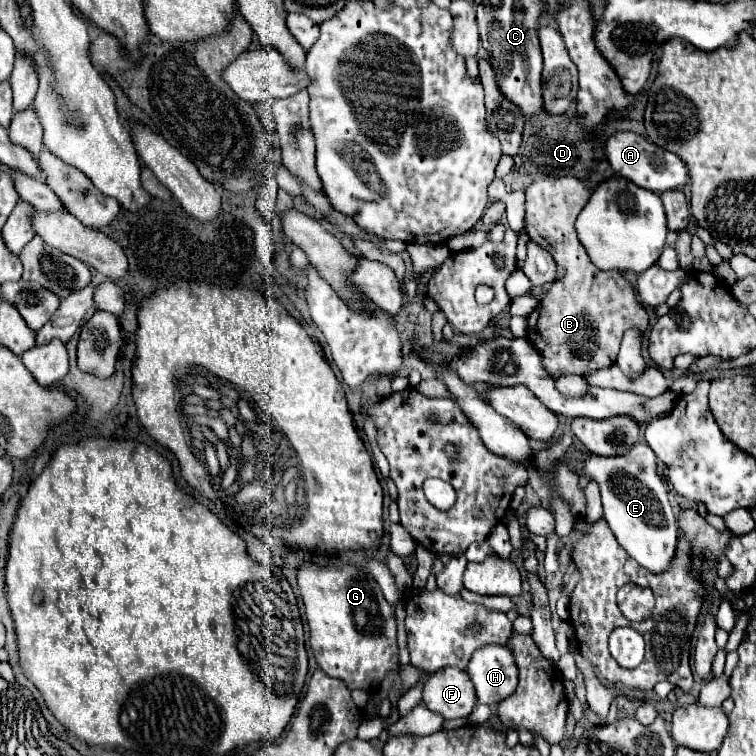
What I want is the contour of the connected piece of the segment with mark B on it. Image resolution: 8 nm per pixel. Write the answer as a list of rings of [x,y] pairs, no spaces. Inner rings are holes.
[[[558,177],[558,179],[540,179],[536,183],[530,183],[526,189],[526,233],[528,237],[538,243],[542,249],[546,249],[558,265],[566,269],[566,275],[550,285],[550,289],[542,295],[540,307],[532,313],[534,315],[534,331],[532,331],[532,315],[528,317],[528,339],[536,345],[536,349],[544,357],[544,367],[550,375],[558,377],[562,371],[576,373],[576,375],[588,375],[594,369],[608,367],[616,361],[620,341],[626,329],[638,327],[644,331],[648,327],[648,311],[646,307],[636,299],[632,283],[628,283],[620,271],[604,271],[598,269],[592,259],[588,259],[588,253],[584,251],[584,245],[580,243],[576,235],[576,217],[582,211],[584,203],[590,197],[590,191],[584,187],[582,181],[574,177]]]

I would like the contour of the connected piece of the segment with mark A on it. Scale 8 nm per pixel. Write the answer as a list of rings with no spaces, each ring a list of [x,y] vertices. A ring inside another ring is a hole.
[[[618,131],[618,133],[610,135],[606,145],[604,145],[604,153],[606,153],[610,167],[620,177],[624,177],[624,179],[636,183],[638,187],[648,189],[648,191],[662,193],[668,189],[682,189],[686,185],[688,169],[684,167],[684,161],[680,161],[674,153],[670,153],[654,143],[648,143],[646,137],[642,137],[634,131]]]

